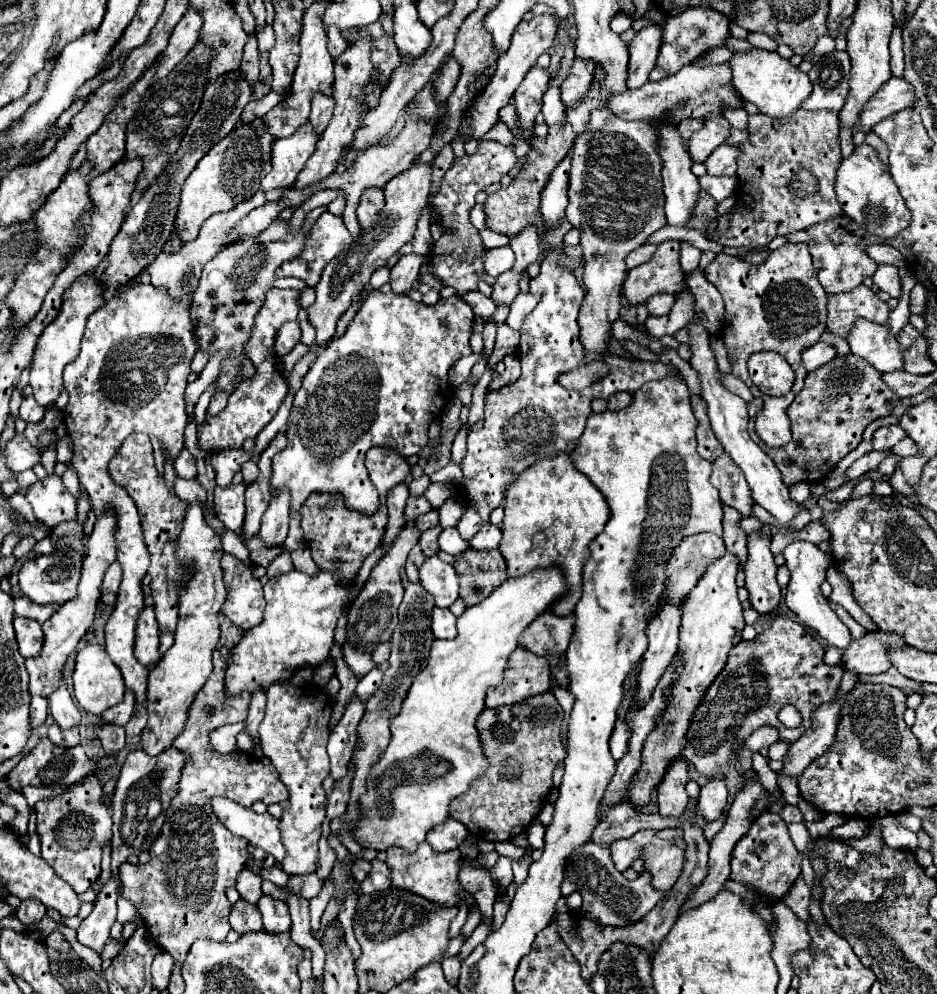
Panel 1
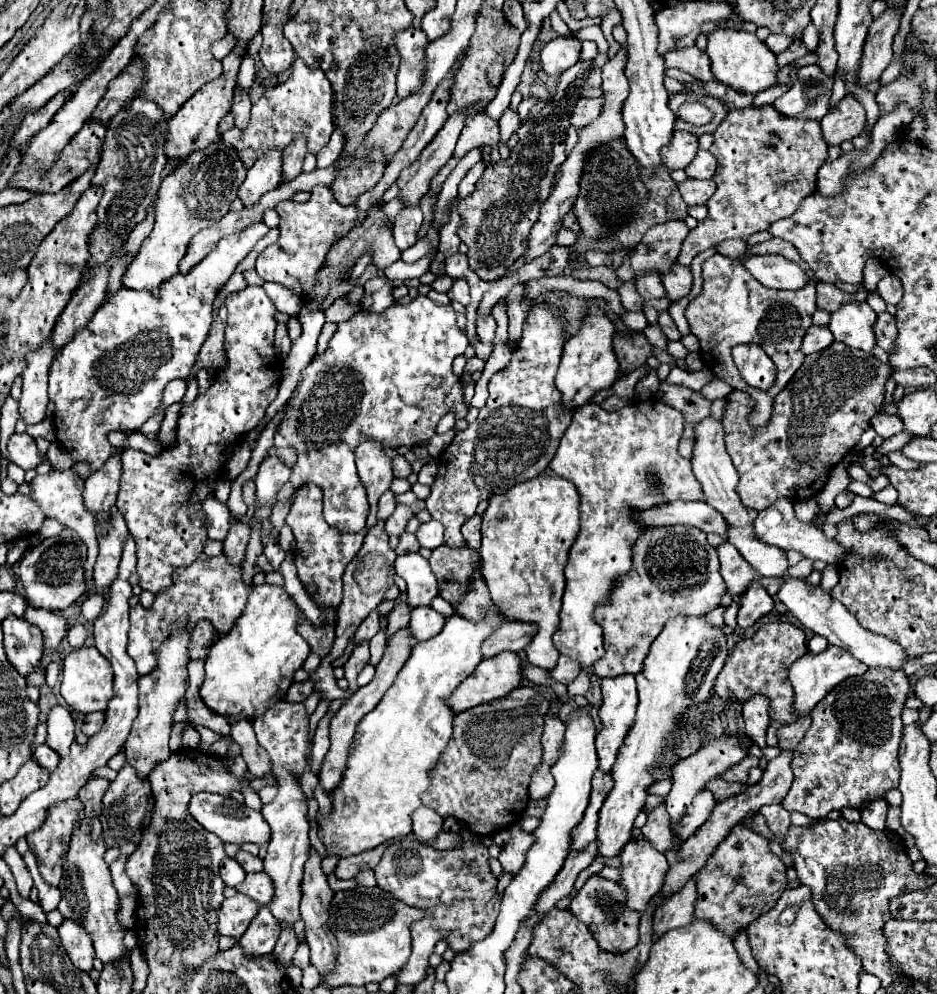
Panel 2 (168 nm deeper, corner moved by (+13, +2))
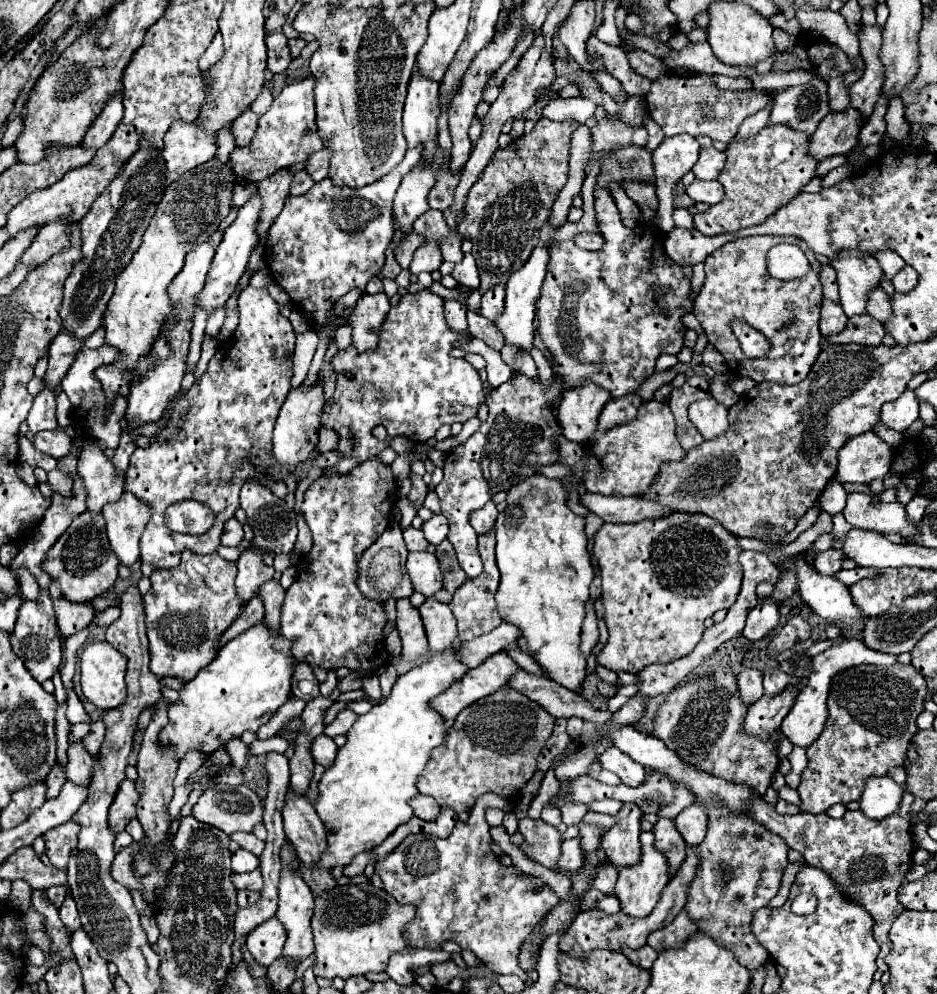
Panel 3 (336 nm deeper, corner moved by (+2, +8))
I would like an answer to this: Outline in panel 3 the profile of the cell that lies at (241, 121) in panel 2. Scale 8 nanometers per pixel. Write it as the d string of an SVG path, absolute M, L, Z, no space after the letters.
M246 112L244 116L240 116L240 120L236 120L236 124L232 128L236 148L246 146L252 140L252 136L256 132L256 126L258 126L258 116L254 112Z

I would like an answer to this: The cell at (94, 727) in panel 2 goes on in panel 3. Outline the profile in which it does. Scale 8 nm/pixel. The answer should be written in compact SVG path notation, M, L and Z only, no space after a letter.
M98 720L98 722L92 722L92 730L88 736L82 738L82 746L90 752L90 756L96 756L96 752L100 750L102 746L102 740L104 740L104 722Z

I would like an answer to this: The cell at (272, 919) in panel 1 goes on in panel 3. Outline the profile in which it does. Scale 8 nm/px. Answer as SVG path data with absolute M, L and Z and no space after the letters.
M272 918L248 934L246 946L258 964L270 966L276 958L282 956L284 942L286 942L286 930L278 918Z

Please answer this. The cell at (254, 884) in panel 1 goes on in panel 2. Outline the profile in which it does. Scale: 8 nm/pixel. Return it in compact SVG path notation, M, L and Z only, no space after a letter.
M227 858L223 864L221 864L221 878L225 882L225 886L231 886L231 888L237 888L239 884L245 882L245 870L241 870L239 862L233 860L233 858Z

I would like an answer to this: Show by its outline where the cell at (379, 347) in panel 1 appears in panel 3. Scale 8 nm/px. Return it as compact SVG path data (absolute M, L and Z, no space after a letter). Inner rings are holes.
M418 290L414 294L406 294L400 298L400 304L390 308L386 322L380 330L380 342L376 350L368 350L364 354L358 354L352 346L348 350L338 352L338 356L332 360L334 370L338 374L336 378L336 392L334 392L334 404L324 406L322 414L322 426L334 428L340 434L340 442L336 452L340 452L342 458L358 458L368 460L378 456L392 438L404 436L412 442L426 442L436 434L436 430L442 424L464 424L466 420L474 418L478 412L478 406L484 402L484 390L482 380L478 372L464 360L464 358L452 358L450 350L452 344L458 340L468 340L468 336L460 336L452 332L444 318L444 300L430 290ZM374 426L384 426L388 436L384 442L378 442L372 436Z

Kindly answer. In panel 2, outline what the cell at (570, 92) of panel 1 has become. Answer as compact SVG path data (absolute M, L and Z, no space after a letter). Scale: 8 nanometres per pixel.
M561 36L551 40L541 50L541 66L547 76L559 76L563 70L575 66L579 62L581 44L573 36Z

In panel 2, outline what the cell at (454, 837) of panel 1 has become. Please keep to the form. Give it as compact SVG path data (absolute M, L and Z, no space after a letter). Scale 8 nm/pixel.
M421 806L421 810L415 810L415 814L413 814L413 834L419 840L429 842L441 830L443 830L443 818L435 810L429 810L425 806Z

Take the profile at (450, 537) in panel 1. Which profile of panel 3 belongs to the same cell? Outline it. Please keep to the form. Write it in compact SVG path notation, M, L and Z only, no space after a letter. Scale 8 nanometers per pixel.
M436 514L428 522L424 522L422 532L424 532L424 536L426 536L426 540L430 544L438 546L446 538L446 534L448 534L448 520L442 514Z

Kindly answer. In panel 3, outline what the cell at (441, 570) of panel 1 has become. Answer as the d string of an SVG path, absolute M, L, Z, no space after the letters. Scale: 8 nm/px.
M410 552L406 560L406 570L414 592L422 592L426 598L430 598L442 588L442 572L434 554Z

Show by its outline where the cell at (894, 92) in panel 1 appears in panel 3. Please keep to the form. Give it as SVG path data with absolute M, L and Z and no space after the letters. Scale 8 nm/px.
M850 108L846 112L836 112L836 116L826 114L818 124L816 132L810 136L808 154L814 160L824 160L836 154L848 154L858 140L860 132L860 116Z

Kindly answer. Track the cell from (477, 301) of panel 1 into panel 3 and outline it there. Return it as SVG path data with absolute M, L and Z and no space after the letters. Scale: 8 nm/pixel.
M464 254L464 260L460 264L454 266L452 270L452 276L458 284L464 284L464 286L470 286L472 290L480 286L480 280L478 280L478 268L476 268L476 262L472 260L472 254Z

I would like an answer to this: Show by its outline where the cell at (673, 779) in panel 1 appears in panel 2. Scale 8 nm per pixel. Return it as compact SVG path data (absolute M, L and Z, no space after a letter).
M665 802L657 804L651 812L647 812L647 824L641 828L643 836L653 844L653 848L665 852L669 850L669 842L673 842L669 814L665 810Z

